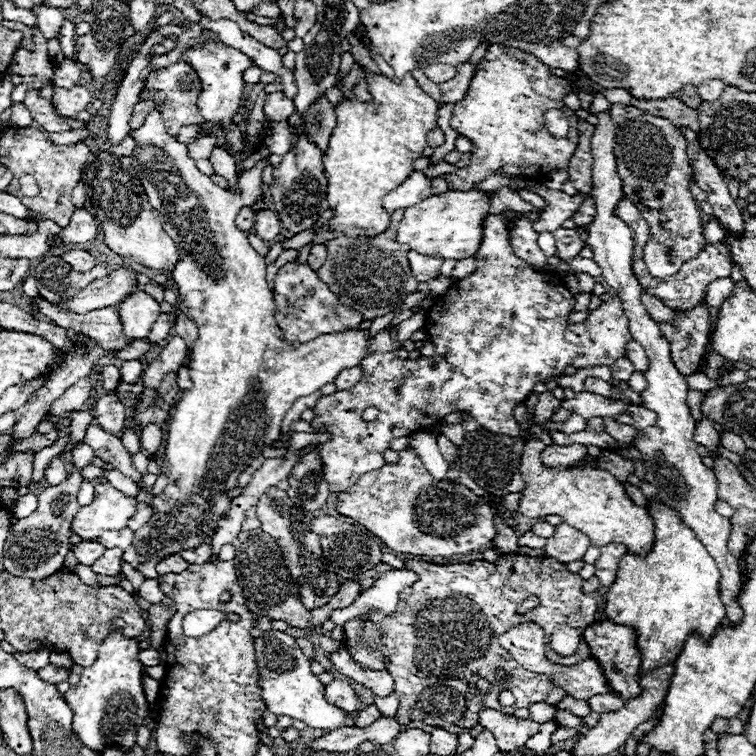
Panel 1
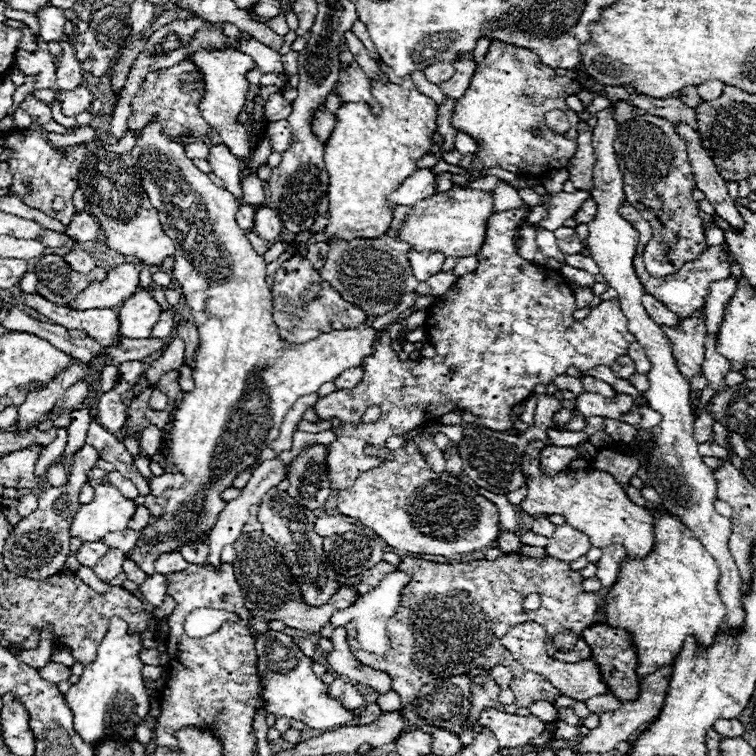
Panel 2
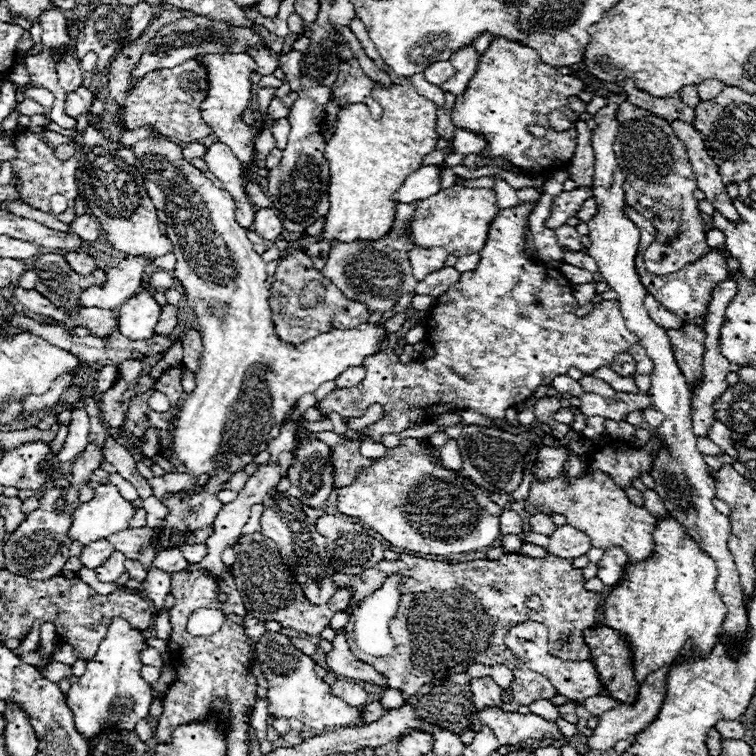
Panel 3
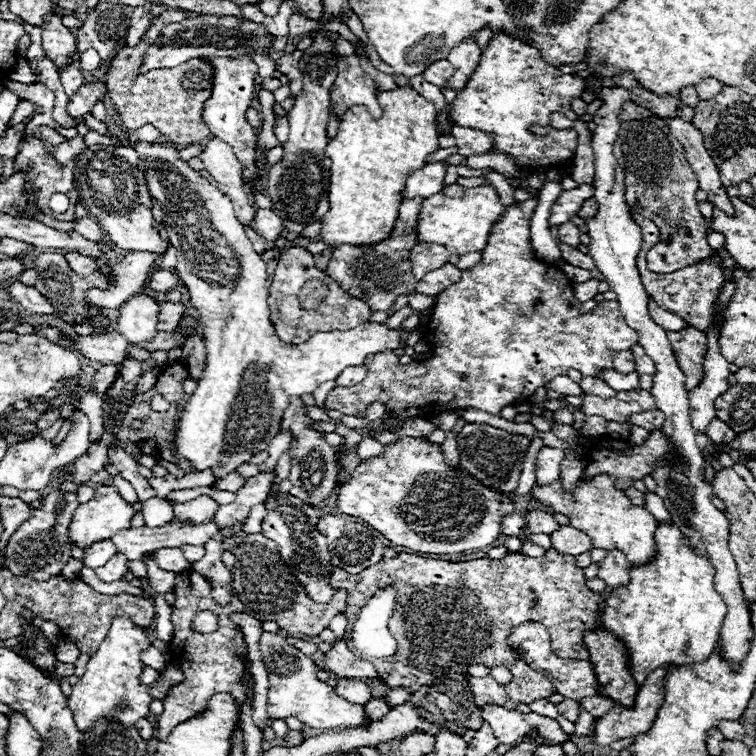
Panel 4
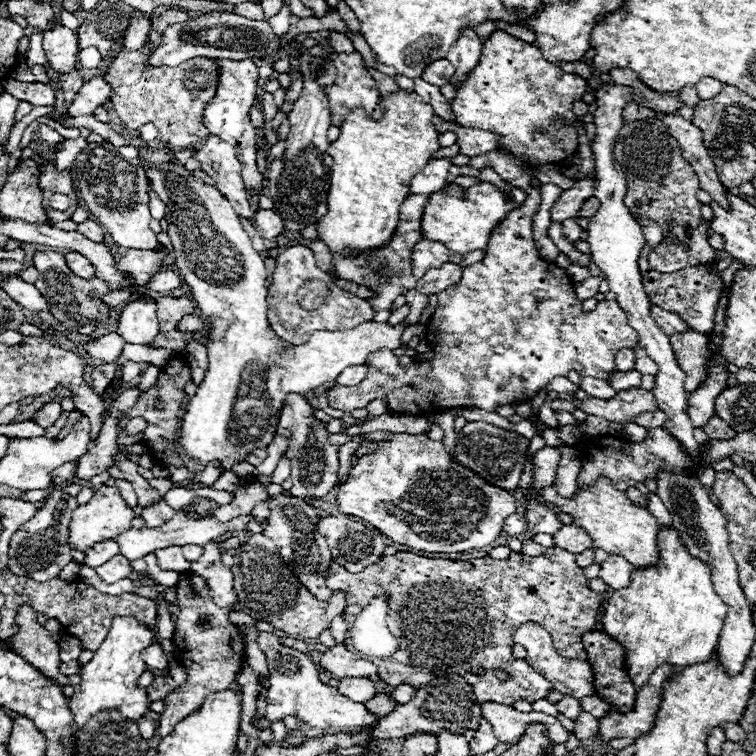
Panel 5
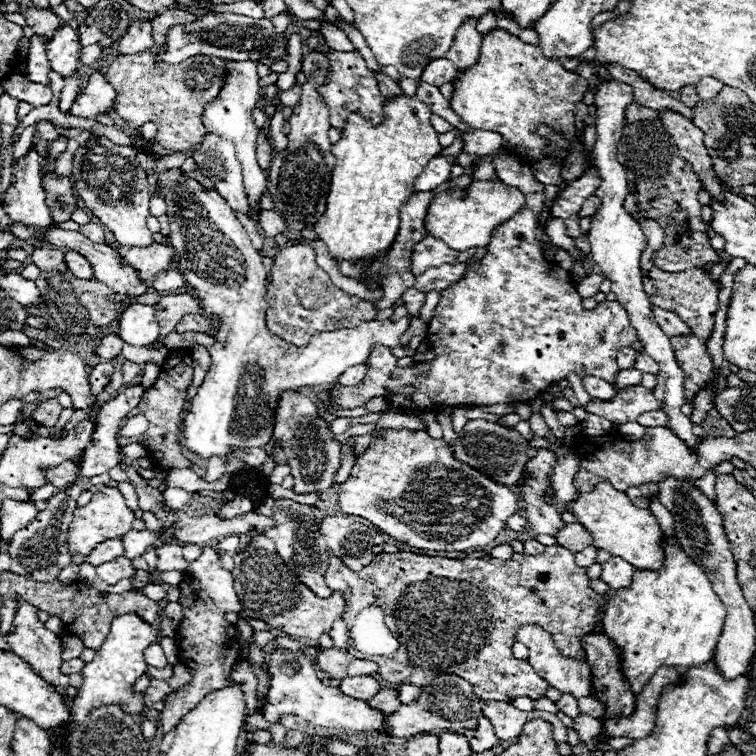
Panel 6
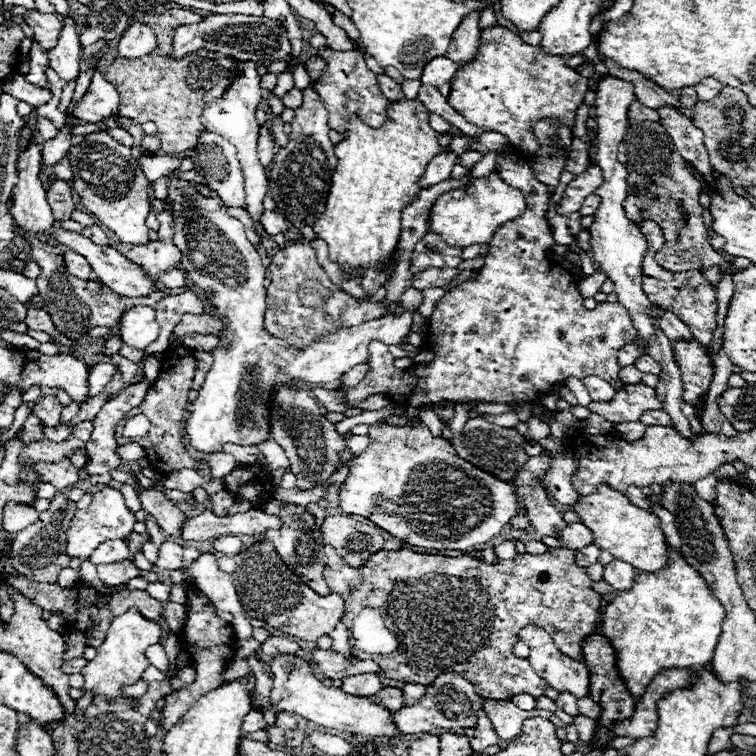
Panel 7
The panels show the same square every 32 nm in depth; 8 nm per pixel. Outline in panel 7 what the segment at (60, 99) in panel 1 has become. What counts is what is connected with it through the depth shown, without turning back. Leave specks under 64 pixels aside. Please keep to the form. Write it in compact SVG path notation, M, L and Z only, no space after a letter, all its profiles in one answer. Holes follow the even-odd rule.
M94 76L88 94L74 108L74 116L88 124L96 124L102 118L114 118L118 114L118 106L120 96L114 86L106 82L104 76Z

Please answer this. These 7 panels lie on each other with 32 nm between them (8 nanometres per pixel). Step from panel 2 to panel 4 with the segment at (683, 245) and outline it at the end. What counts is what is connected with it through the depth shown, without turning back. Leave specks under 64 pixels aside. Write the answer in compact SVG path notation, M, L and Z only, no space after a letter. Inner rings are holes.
M656 116L622 122L614 154L626 172L626 206L632 206L632 212L656 222L662 232L660 242L650 248L646 256L648 268L658 274L670 274L712 258L714 250L706 242L706 220L702 218L696 200L698 178L694 176L680 142L670 134L666 122Z

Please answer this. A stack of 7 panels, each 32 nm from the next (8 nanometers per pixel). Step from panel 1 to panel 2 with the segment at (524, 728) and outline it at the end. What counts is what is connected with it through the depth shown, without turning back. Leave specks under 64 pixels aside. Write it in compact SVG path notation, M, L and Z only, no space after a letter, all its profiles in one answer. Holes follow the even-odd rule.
M496 708L482 710L478 722L494 732L502 748L524 746L528 740L538 738L546 730L546 724L548 724L548 722L534 718L532 714L518 716L518 714L508 714Z

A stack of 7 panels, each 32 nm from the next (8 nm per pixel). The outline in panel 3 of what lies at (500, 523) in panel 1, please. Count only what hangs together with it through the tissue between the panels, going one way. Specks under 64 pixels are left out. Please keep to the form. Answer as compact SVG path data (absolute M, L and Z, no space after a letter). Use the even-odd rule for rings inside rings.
M508 534L508 536L502 536L502 548L510 554L510 552L514 552L514 554L518 554L520 552L520 546L522 546L523 541L518 538L518 536L512 536L512 534Z

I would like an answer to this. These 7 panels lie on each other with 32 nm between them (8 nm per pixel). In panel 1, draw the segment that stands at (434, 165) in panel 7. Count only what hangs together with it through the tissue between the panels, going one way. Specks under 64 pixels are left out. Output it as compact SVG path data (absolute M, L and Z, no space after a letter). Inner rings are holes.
M422 170L412 172L410 178L402 182L402 186L384 196L384 208L388 212L394 212L398 208L410 208L428 196L432 196L432 178L428 178Z

